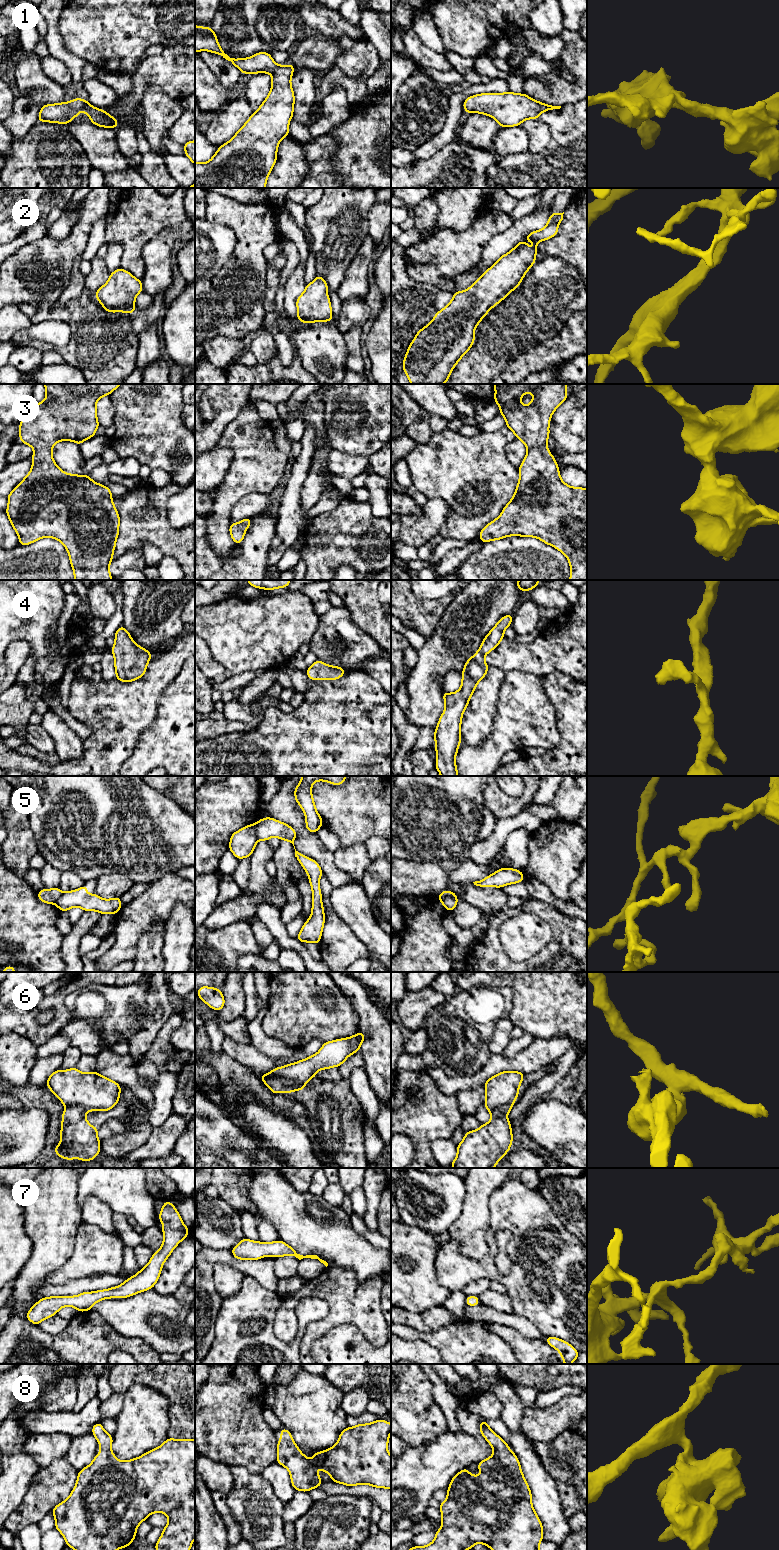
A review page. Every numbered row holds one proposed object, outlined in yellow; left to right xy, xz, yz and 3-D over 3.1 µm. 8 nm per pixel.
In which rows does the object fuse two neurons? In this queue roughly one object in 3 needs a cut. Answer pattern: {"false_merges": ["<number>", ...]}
{"false_merges": ["5", "6"]}

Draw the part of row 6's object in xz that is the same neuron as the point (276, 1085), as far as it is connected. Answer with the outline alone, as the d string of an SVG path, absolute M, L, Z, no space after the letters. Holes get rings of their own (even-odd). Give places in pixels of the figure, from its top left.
M267 1078L263 1083L271 1089L273 1095L283 1092L283 1082L278 1078Z

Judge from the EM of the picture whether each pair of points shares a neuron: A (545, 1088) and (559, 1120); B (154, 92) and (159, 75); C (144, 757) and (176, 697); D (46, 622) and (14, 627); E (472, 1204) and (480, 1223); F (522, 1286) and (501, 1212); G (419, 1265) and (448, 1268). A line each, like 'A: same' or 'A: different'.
A: different
B: different
C: same
D: same
E: same
F: same
G: different

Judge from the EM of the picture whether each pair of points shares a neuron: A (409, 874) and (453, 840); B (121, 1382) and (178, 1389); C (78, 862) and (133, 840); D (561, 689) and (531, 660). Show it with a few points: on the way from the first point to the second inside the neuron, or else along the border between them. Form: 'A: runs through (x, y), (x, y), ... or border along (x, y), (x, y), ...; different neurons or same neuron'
A: border along (417, 861), (434, 862), (445, 871); different neurons
B: runs through (135, 1376), (164, 1376); same neuron
C: runs through (92, 848), (100, 840), (119, 840); same neuron
D: border along (570, 675), (556, 671), (549, 672), (542, 677); different neurons

